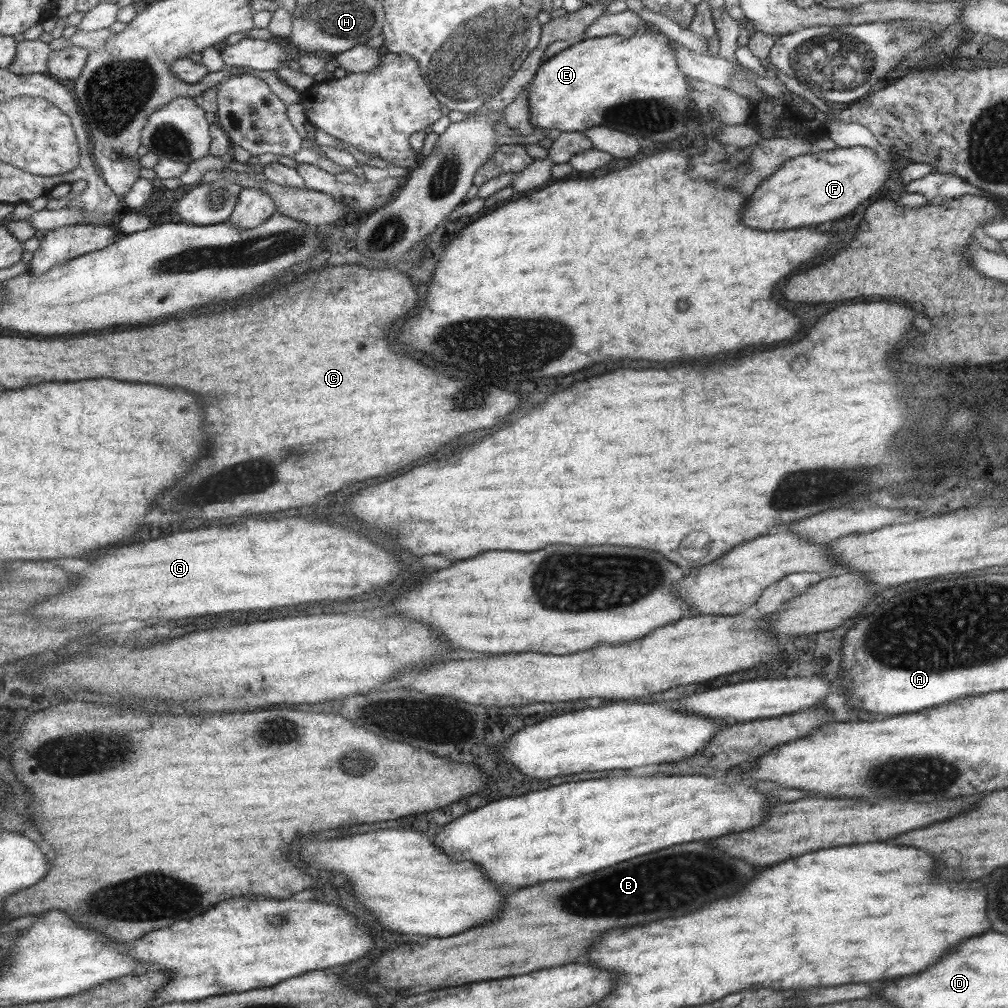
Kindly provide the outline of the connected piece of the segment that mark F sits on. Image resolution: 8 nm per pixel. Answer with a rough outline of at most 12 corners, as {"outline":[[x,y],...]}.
{"outline":[[862,146],[786,160],[741,224],[791,230],[851,214],[900,158]]}

